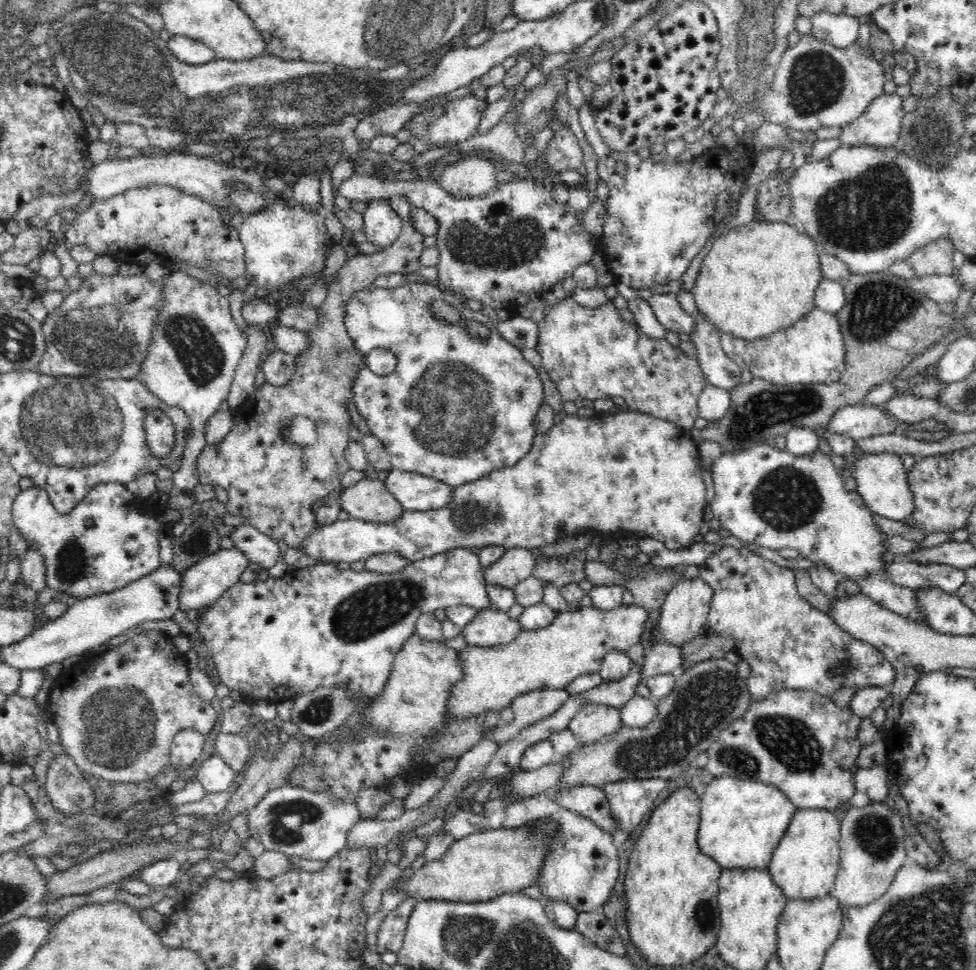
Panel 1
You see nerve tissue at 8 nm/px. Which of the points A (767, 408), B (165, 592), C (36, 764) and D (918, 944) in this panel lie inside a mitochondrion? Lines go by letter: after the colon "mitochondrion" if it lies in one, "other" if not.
A: mitochondrion
B: other
C: other
D: mitochondrion

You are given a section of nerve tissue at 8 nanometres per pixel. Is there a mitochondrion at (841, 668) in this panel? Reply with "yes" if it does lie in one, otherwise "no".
yes

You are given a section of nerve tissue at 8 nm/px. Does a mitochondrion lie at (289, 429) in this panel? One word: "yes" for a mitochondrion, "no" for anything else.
yes

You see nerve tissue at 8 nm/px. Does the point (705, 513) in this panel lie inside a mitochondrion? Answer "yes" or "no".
no

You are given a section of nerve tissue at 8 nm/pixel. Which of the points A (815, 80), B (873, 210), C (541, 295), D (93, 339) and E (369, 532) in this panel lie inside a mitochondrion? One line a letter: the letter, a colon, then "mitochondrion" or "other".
A: mitochondrion
B: mitochondrion
C: other
D: mitochondrion
E: other

